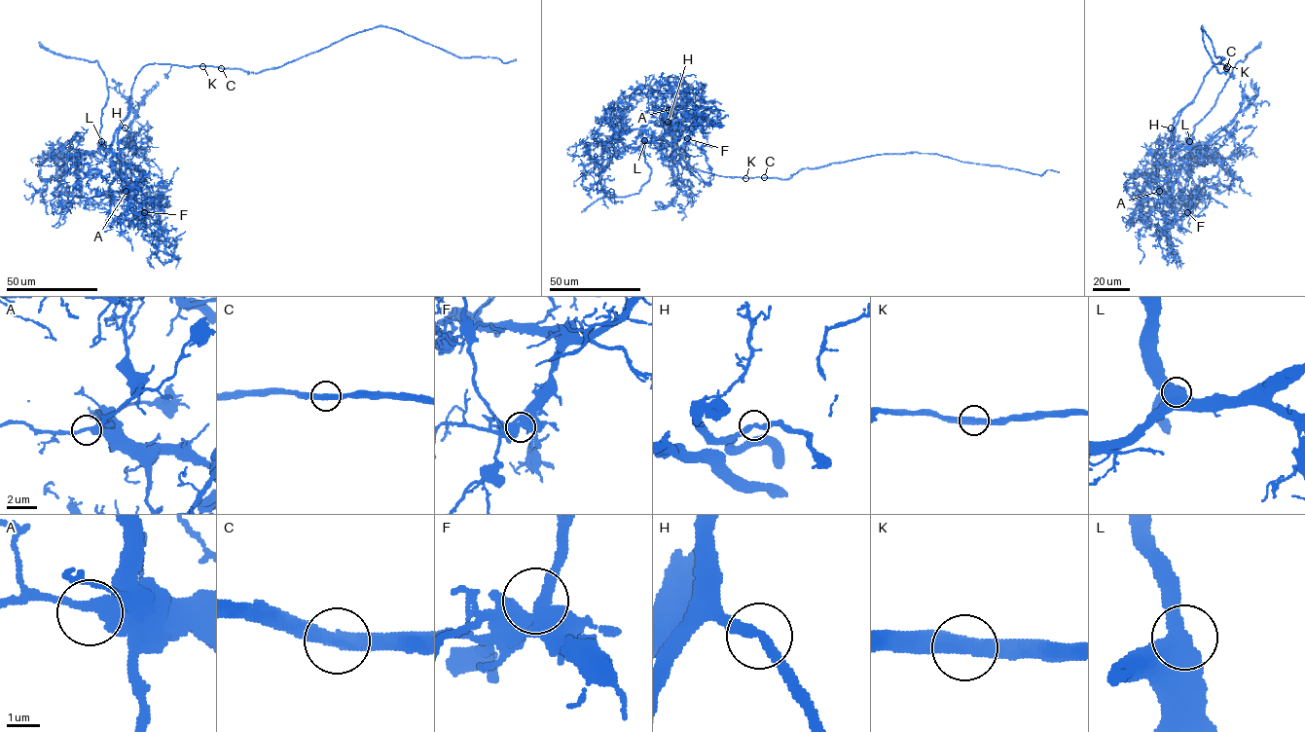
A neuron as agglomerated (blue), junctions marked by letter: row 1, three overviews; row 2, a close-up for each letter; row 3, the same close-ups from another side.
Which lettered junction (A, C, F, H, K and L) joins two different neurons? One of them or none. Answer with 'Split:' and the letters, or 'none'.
Split: none

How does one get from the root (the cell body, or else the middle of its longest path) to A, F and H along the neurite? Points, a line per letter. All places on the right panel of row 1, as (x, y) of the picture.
A: (1226, 66), (1217, 63), (1212, 68), (1195, 98), (1181, 111), (1171, 143), (1157, 165), (1159, 191)
F: (1226, 66), (1215, 64), (1205, 76), (1157, 165), (1157, 188), (1172, 196), (1178, 216), (1187, 212)
H: (1226, 66), (1217, 63), (1212, 68), (1195, 98), (1174, 119), (1171, 128)

